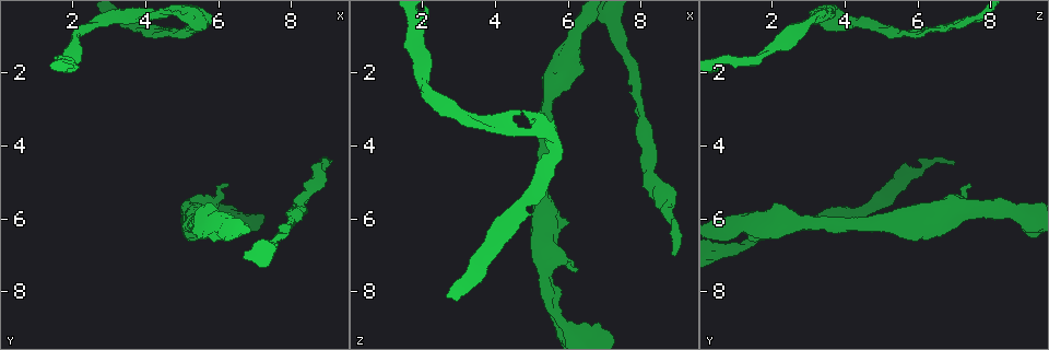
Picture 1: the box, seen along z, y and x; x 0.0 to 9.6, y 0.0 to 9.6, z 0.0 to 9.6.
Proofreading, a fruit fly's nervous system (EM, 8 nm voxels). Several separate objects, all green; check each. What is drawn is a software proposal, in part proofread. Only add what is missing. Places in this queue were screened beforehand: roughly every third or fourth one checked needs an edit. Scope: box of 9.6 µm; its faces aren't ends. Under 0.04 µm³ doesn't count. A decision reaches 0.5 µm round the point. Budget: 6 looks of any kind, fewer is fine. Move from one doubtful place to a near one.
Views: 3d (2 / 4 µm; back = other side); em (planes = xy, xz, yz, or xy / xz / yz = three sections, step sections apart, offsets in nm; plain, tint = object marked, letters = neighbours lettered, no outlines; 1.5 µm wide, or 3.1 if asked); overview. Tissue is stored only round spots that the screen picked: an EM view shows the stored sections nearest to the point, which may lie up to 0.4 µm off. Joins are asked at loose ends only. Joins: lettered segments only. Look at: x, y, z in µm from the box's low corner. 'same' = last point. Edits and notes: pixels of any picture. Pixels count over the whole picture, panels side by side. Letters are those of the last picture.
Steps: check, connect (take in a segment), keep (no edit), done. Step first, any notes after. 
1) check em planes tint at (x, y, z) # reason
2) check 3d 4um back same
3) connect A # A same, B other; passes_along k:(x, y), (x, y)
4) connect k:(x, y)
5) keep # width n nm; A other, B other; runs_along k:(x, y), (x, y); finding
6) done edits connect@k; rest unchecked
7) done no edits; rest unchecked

check 3d 2um at (6.25, 5.05, 7.40) # branch stops here

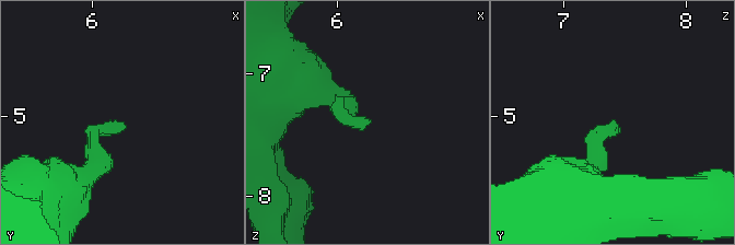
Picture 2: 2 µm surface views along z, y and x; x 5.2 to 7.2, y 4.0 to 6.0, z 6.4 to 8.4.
check em xz step 8 letters at (6.26, 5.04, 7.42)

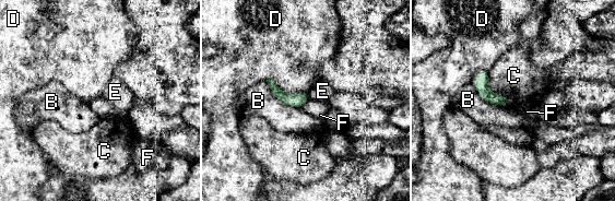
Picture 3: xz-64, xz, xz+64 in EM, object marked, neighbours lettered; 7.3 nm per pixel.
keep # B other, C other, D other, E other, F other; border 3:(308, 98), (300, 107); no lettered segment goes on from it

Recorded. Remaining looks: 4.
check 3d 4um at (3.90, 0.95, 6.15) # tapers out

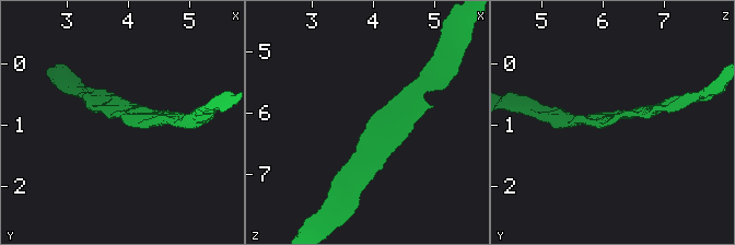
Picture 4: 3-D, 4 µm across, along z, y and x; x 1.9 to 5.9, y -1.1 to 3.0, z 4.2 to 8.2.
check em xz step 8 letters at (3.95, 0.90, 6.15)

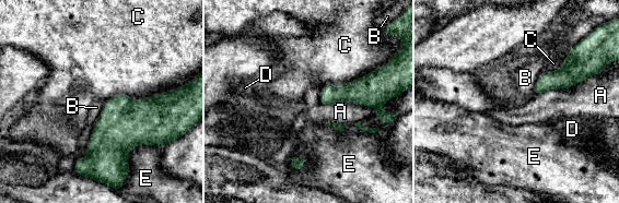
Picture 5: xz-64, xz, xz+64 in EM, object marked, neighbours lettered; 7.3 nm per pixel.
check em planes letters same # another direction

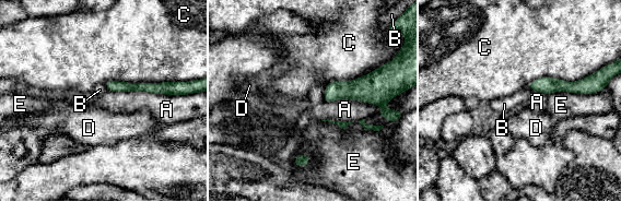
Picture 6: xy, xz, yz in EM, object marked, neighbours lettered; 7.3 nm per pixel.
keep # longest_contact C 650 nm; A other, B other, C other, D other, E other; runs_along 6:(108, 84), (185, 88); none of them fits

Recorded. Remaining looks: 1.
done no edits; rest unchecked

